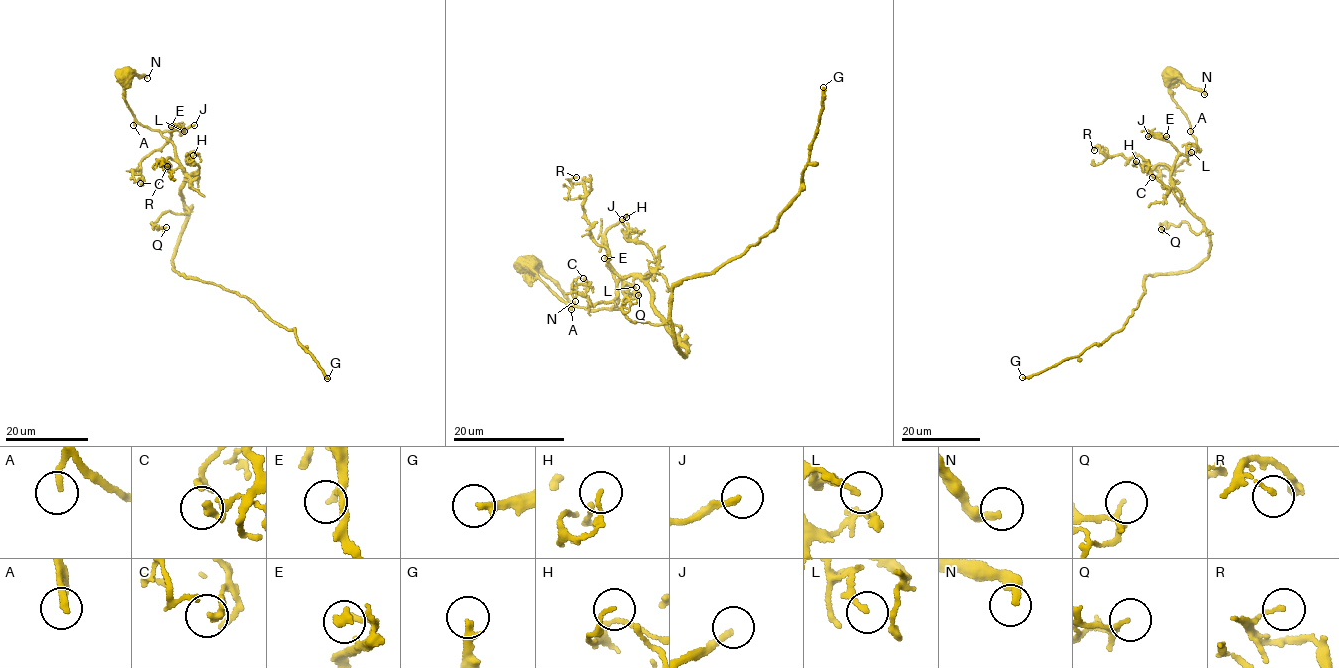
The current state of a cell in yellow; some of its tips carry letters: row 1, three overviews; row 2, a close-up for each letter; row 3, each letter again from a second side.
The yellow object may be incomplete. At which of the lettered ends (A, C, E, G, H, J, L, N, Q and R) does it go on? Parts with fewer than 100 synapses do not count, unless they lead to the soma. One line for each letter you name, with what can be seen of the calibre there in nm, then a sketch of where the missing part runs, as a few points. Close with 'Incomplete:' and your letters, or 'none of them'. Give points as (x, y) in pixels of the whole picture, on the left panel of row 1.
G: 280 nm
Incomplete: G

